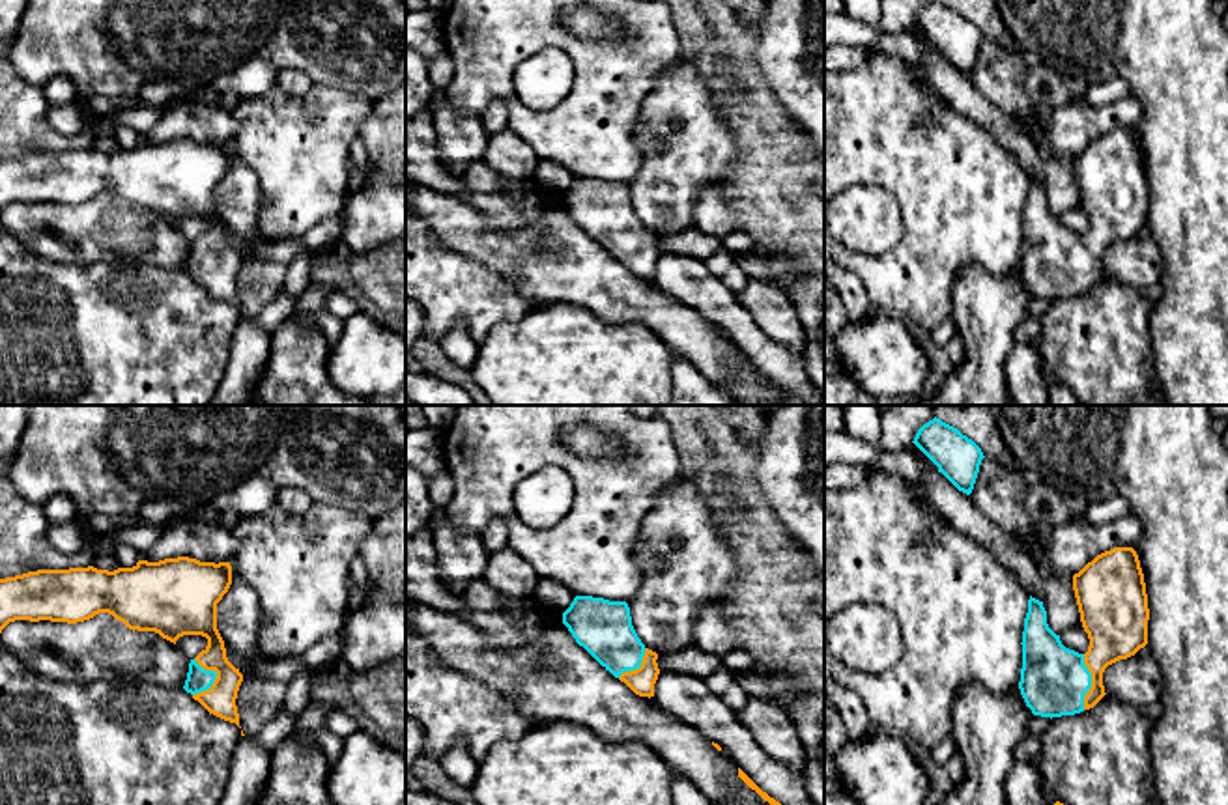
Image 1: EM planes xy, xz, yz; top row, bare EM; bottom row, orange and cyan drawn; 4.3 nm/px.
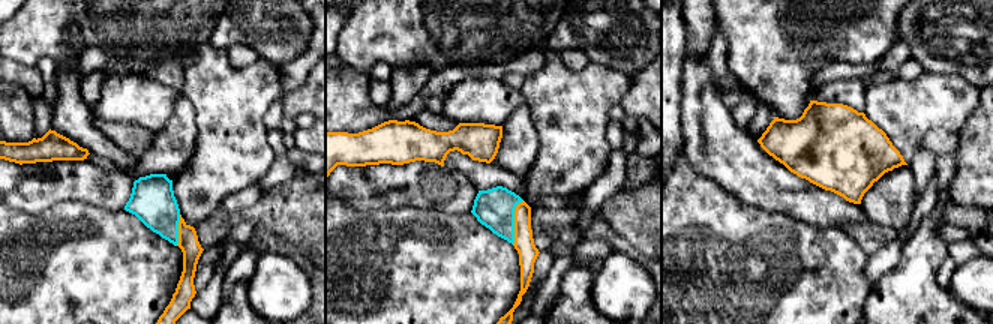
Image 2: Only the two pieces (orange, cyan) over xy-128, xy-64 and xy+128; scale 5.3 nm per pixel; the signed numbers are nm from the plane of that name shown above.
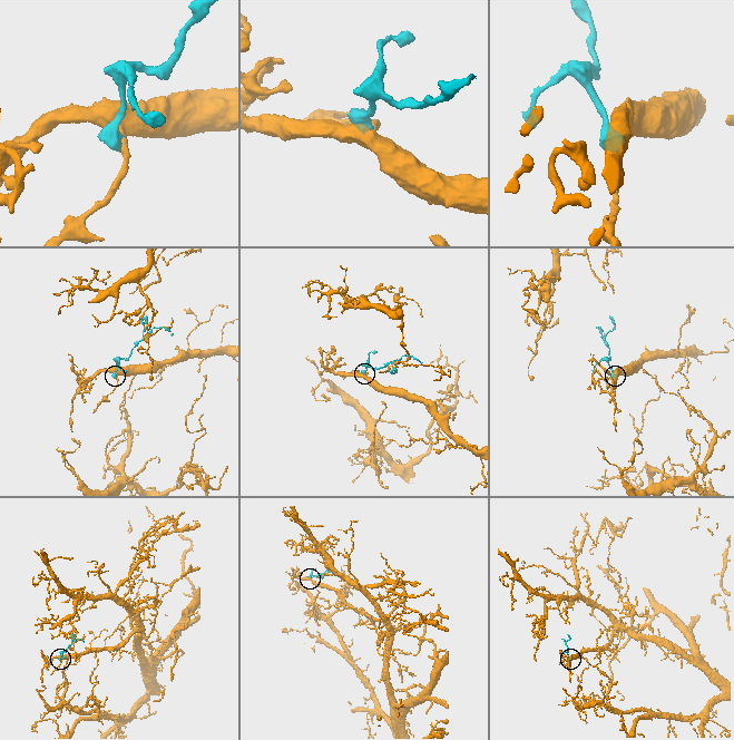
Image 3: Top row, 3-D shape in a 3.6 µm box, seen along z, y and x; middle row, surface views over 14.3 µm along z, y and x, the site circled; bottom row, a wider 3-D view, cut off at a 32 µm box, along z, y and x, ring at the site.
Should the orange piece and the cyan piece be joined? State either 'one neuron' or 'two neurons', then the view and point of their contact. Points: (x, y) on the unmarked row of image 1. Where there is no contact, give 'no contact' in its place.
one neuron; contact xy (217, 258)

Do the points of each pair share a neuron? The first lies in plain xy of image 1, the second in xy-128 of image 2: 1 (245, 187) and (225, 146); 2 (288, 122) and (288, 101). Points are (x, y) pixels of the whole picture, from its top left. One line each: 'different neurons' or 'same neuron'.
1: different neurons
2: different neurons

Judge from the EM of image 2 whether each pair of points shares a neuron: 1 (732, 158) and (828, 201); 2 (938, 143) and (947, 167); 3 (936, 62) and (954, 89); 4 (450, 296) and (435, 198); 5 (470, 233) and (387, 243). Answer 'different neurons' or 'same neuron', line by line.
1: same neuron
2: different neurons
3: different neurons
4: different neurons
5: same neuron

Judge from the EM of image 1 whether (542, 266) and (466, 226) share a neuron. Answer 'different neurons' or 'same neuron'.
same neuron

